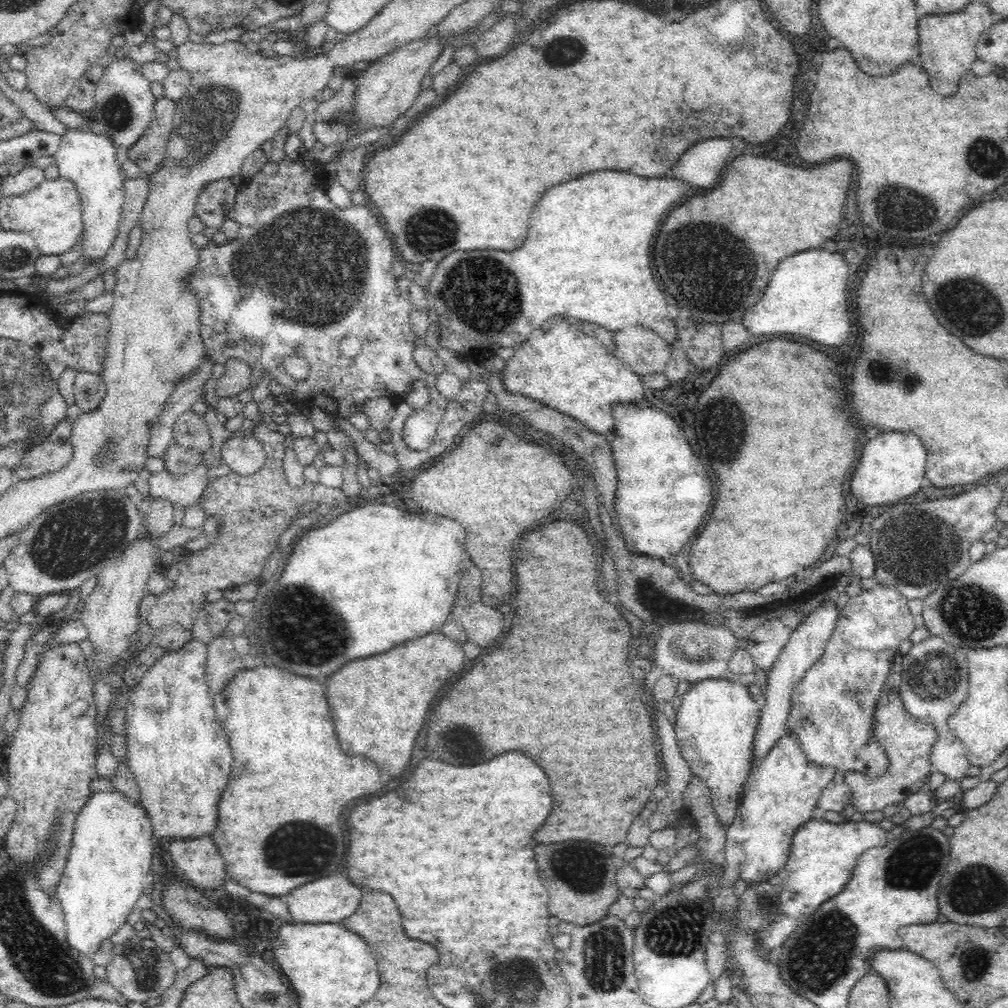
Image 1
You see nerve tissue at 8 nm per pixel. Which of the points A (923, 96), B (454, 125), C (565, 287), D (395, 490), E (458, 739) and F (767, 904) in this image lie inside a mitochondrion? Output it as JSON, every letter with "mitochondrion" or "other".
{"A":"other","B":"other","C":"other","D":"other","E":"other","F":"mitochondrion"}

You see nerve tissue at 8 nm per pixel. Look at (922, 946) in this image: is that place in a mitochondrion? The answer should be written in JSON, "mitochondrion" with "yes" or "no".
{"mitochondrion":"no"}

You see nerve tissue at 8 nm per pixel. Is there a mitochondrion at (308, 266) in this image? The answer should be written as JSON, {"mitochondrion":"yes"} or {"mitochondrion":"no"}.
{"mitochondrion":"yes"}

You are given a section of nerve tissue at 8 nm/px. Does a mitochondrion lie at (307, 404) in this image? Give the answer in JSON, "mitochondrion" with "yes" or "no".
{"mitochondrion":"no"}

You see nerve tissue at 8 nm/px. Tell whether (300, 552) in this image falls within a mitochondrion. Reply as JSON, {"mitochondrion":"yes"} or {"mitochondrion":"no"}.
{"mitochondrion":"no"}

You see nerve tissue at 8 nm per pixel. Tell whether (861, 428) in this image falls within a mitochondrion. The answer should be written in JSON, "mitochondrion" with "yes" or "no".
{"mitochondrion":"no"}

